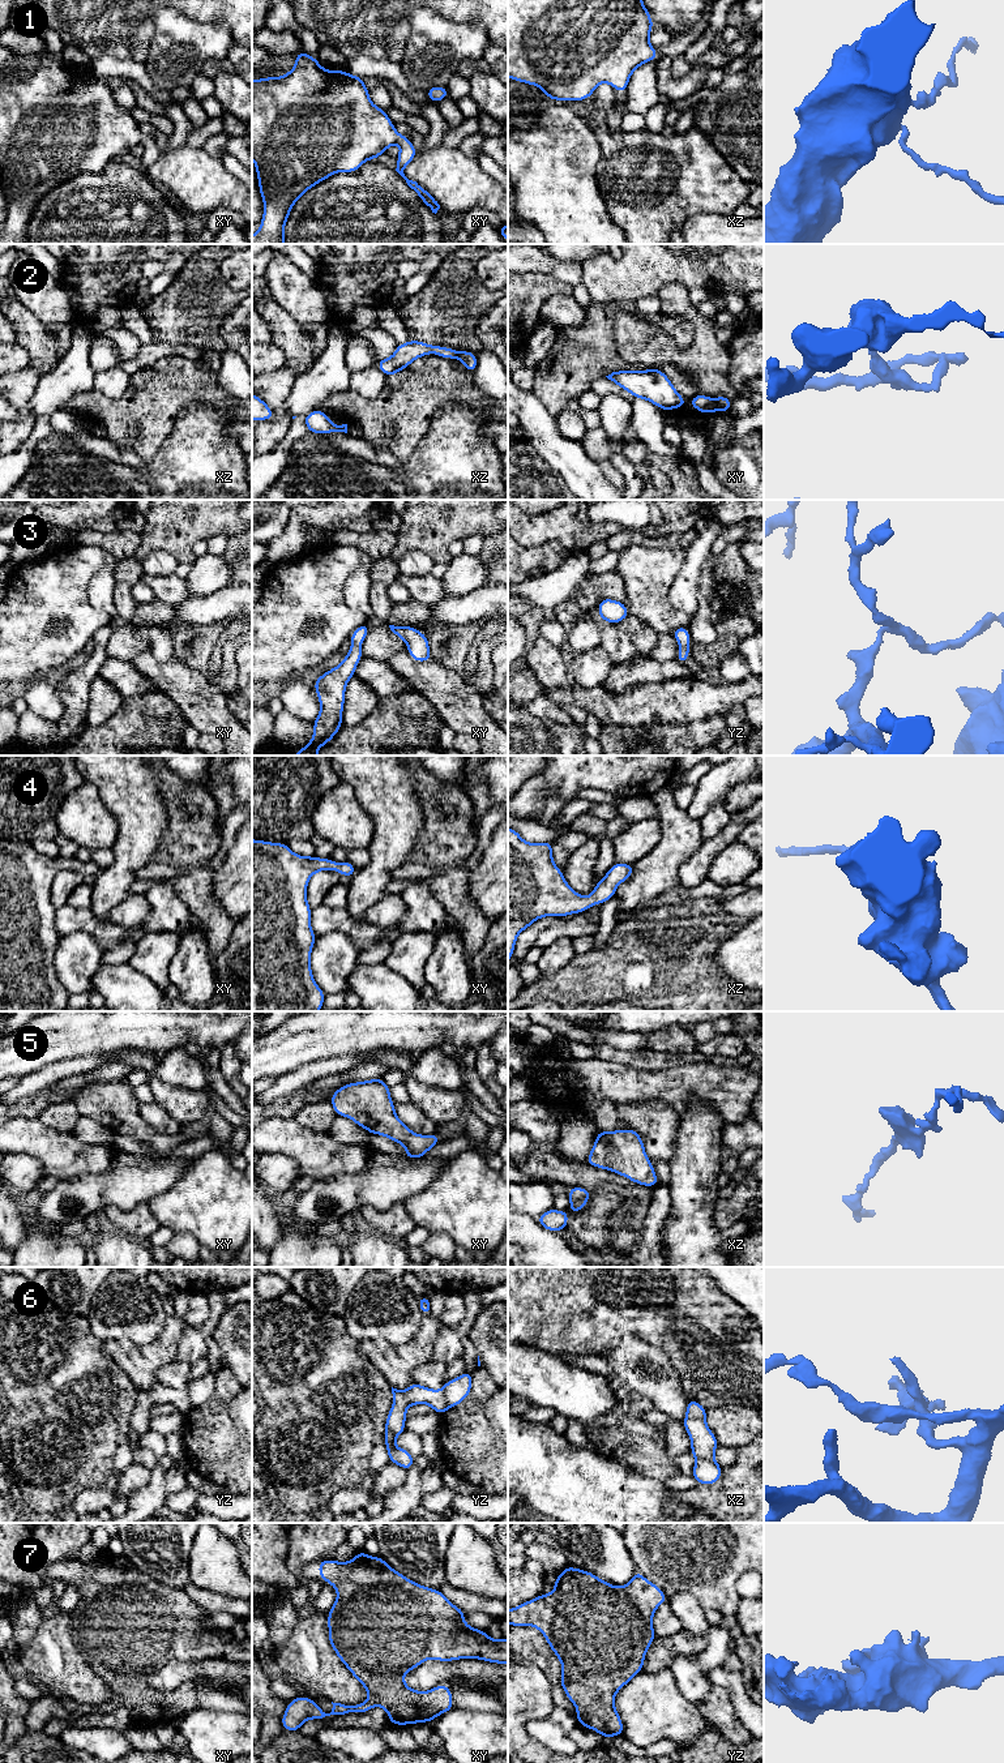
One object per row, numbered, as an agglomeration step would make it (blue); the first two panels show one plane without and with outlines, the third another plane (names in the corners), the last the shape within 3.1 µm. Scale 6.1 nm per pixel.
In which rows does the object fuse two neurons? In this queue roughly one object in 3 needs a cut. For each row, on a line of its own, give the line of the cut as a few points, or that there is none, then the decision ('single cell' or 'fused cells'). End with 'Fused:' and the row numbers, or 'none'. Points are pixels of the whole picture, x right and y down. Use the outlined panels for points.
1: cut none; single cell
2: cut xy (713, 399), (717, 410); fused cells
3: cut none; single cell
4: cut none; single cell
5: cut none; single cell
6: cut xz (696, 1456), (716, 1463); fused cells
7: cut none; single cell
Fused: 2, 6

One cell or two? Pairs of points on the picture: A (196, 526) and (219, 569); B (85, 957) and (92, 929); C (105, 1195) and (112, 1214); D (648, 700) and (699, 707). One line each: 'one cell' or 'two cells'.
A: two cells
B: two cells
C: two cells
D: one cell

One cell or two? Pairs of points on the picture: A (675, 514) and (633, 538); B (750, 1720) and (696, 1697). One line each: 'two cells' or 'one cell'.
A: two cells
B: two cells

